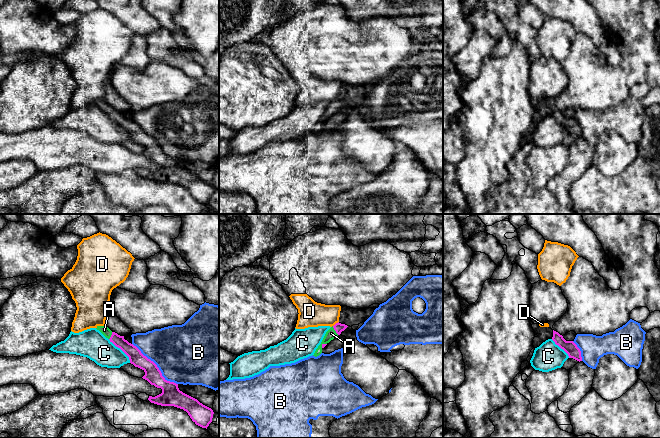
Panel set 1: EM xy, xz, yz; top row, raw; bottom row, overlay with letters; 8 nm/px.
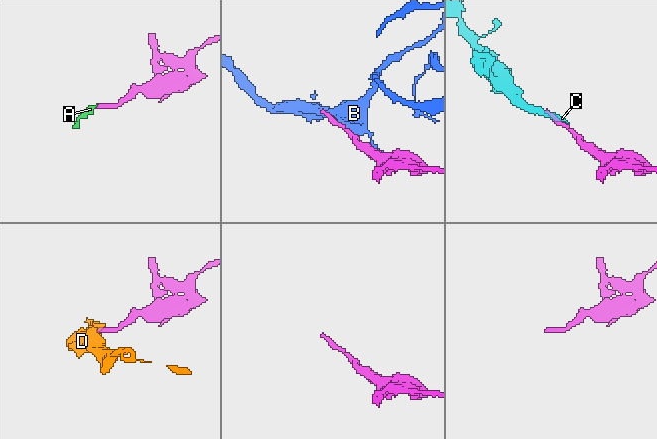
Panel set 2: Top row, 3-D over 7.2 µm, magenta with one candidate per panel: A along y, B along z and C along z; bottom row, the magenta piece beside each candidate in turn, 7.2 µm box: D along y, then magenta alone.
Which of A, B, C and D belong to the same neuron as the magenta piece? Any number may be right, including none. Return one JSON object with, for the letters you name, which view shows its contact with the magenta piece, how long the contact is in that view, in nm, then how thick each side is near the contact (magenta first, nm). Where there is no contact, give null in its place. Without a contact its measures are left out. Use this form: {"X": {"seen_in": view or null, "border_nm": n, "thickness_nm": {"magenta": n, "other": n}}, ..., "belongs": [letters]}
{"A": {"seen_in": "xz", "border_nm": 90, "thickness_nm": {"magenta": 80, "other": 80}}, "belongs": ["A"]}

